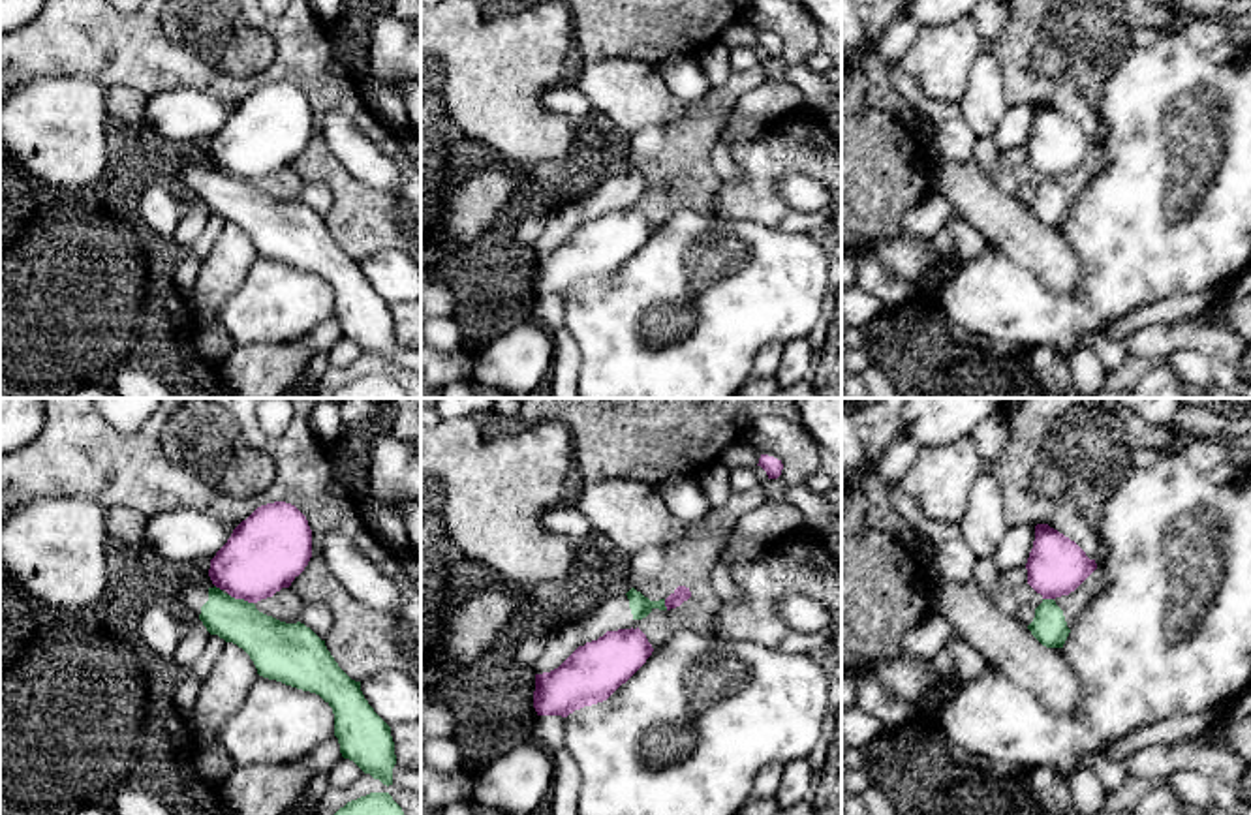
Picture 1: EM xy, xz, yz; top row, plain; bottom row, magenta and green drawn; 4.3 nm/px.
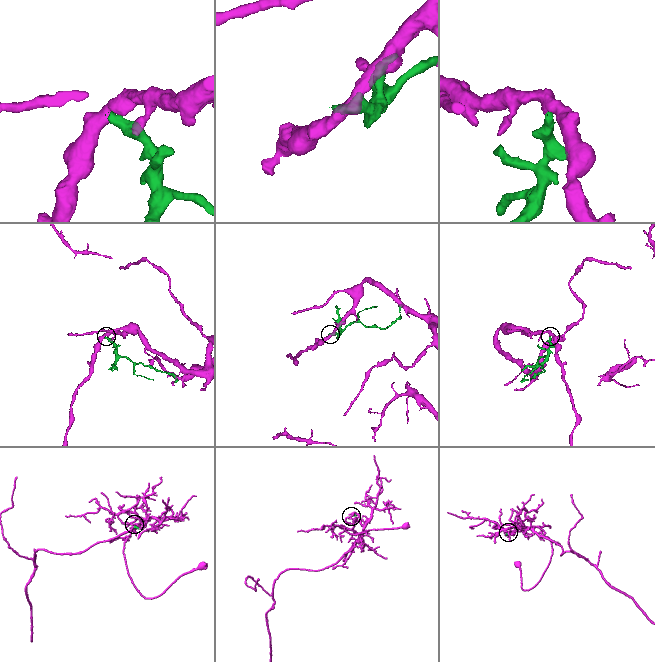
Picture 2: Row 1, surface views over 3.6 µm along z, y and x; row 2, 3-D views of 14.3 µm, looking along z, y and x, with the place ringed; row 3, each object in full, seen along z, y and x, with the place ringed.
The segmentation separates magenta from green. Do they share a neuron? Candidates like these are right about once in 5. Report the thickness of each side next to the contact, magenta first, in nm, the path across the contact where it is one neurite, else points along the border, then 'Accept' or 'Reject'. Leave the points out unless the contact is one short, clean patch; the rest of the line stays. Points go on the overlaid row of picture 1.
Thickness 320 nm (magenta) against 220 nm. Boundary: xy (230, 594), (252, 603). Reject

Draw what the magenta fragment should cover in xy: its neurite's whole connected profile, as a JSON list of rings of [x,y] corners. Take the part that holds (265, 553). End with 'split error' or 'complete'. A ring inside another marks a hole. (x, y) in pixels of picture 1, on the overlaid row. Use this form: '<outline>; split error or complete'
[[[291,503],[257,507],[210,560],[212,584],[235,599],[272,597],[304,571],[312,558],[312,530]]]; complete

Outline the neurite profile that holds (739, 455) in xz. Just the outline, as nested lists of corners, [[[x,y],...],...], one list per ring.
[[[744,438],[725,449],[719,456],[719,464],[727,466],[729,469],[736,468],[757,468],[761,458],[761,451],[748,443]]]

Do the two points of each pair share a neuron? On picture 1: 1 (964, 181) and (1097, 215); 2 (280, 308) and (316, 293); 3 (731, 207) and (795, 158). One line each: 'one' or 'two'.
1: two
2: one
3: one

